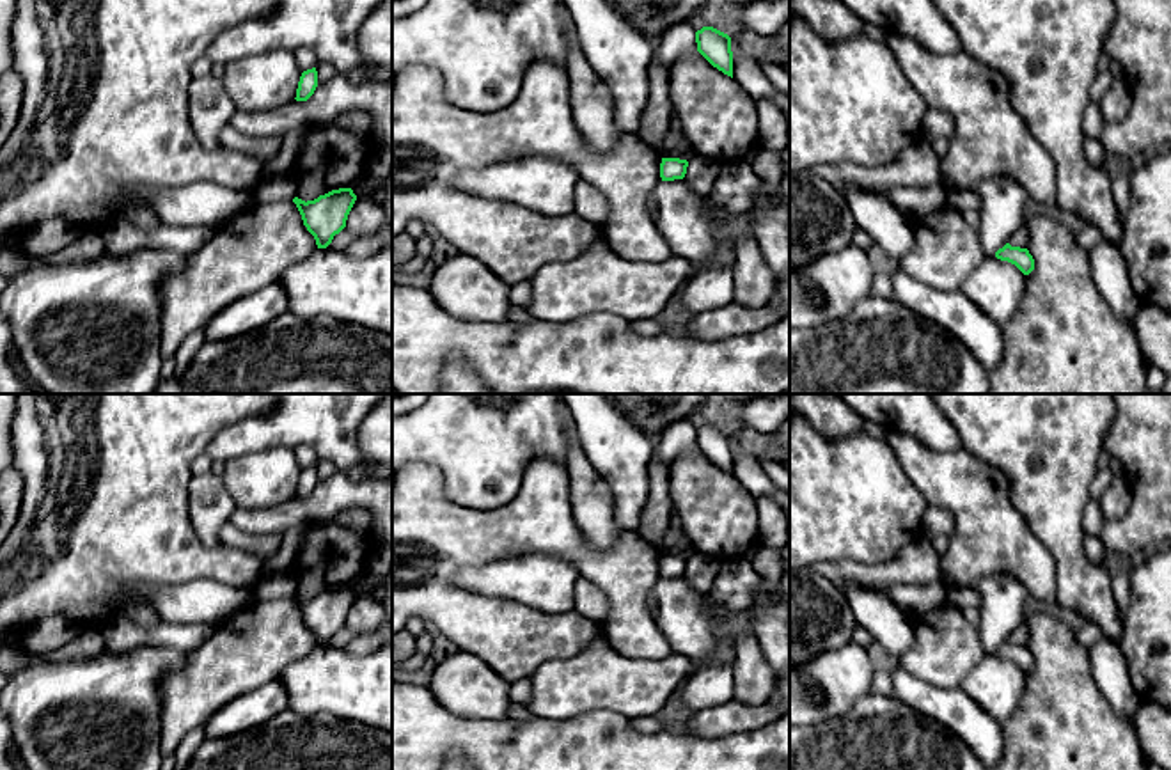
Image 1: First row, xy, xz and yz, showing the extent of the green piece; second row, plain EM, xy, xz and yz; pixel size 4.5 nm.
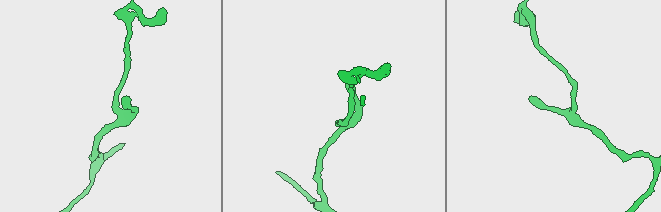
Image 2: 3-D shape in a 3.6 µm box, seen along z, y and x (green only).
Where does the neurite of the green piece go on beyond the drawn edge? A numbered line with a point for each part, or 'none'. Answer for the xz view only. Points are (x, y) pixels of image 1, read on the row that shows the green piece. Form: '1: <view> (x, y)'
none

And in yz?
none

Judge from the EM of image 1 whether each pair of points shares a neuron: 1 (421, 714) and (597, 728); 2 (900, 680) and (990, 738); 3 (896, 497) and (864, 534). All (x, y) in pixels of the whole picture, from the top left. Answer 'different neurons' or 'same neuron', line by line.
1: same neuron
2: same neuron
3: same neuron

